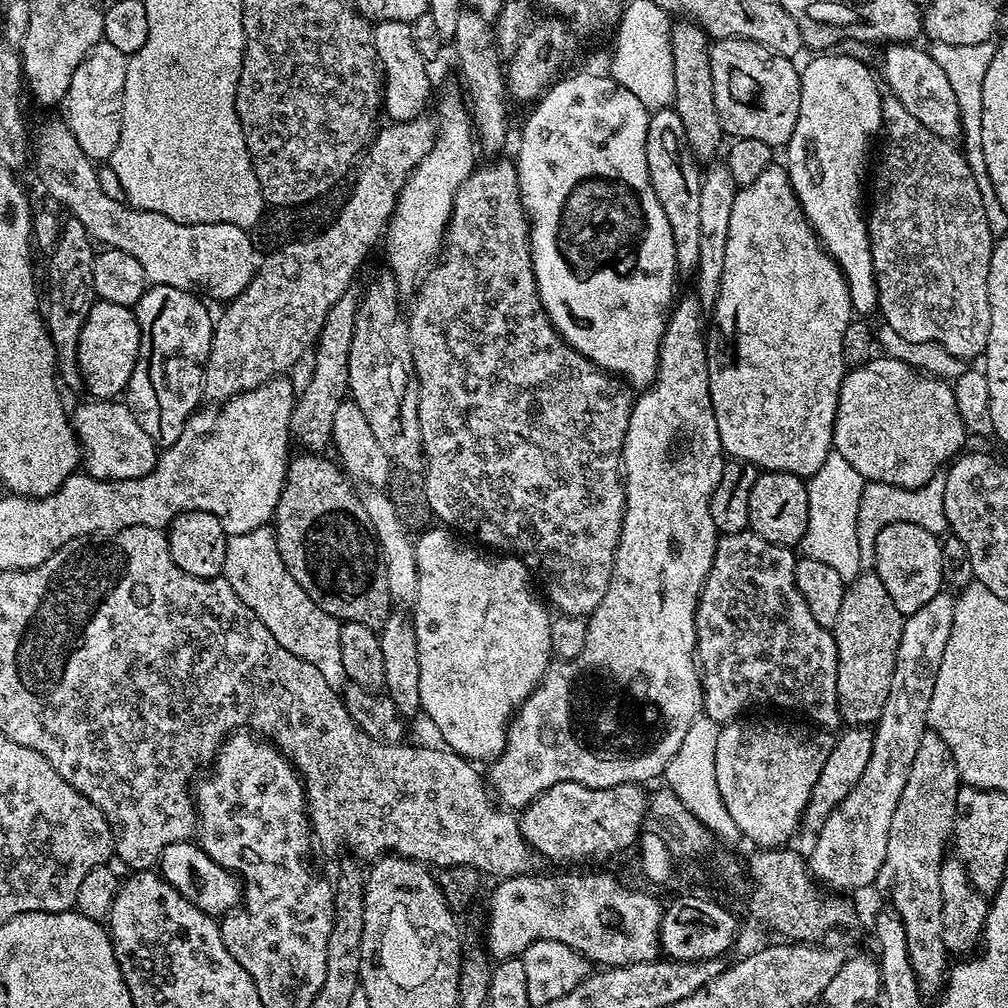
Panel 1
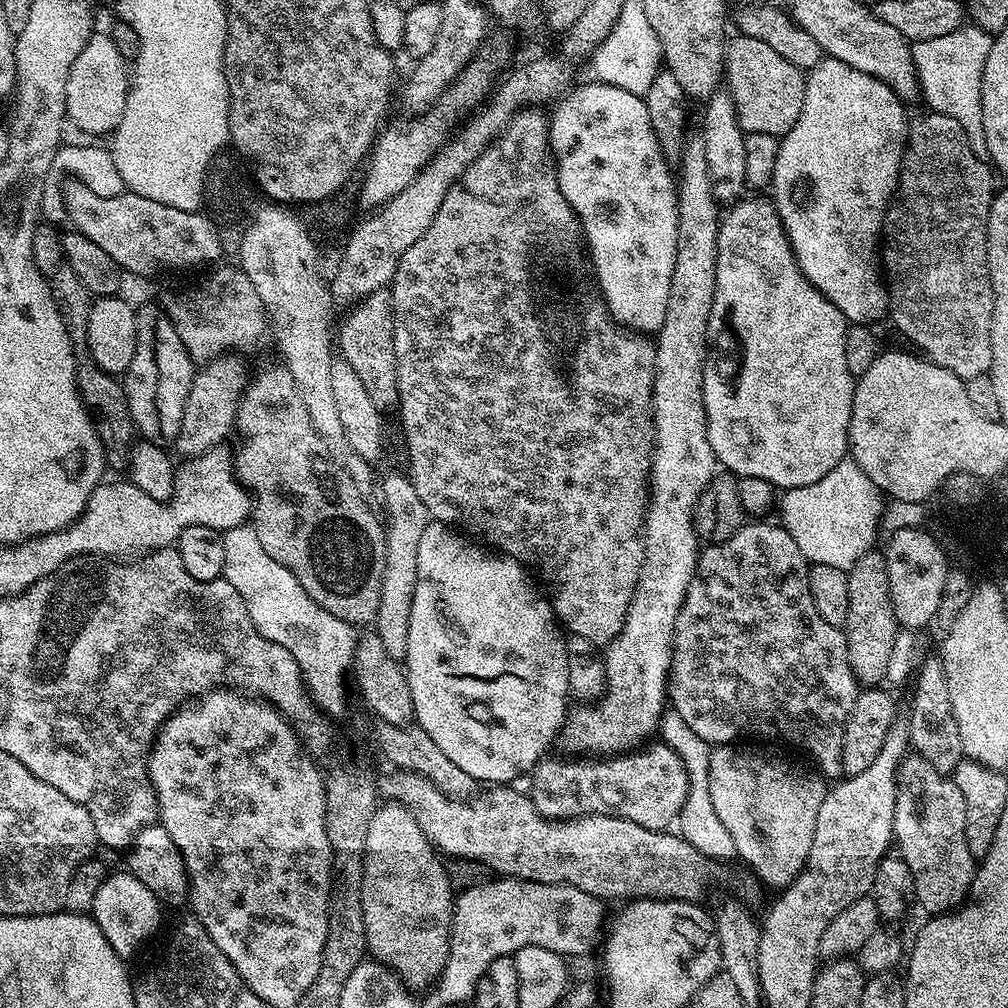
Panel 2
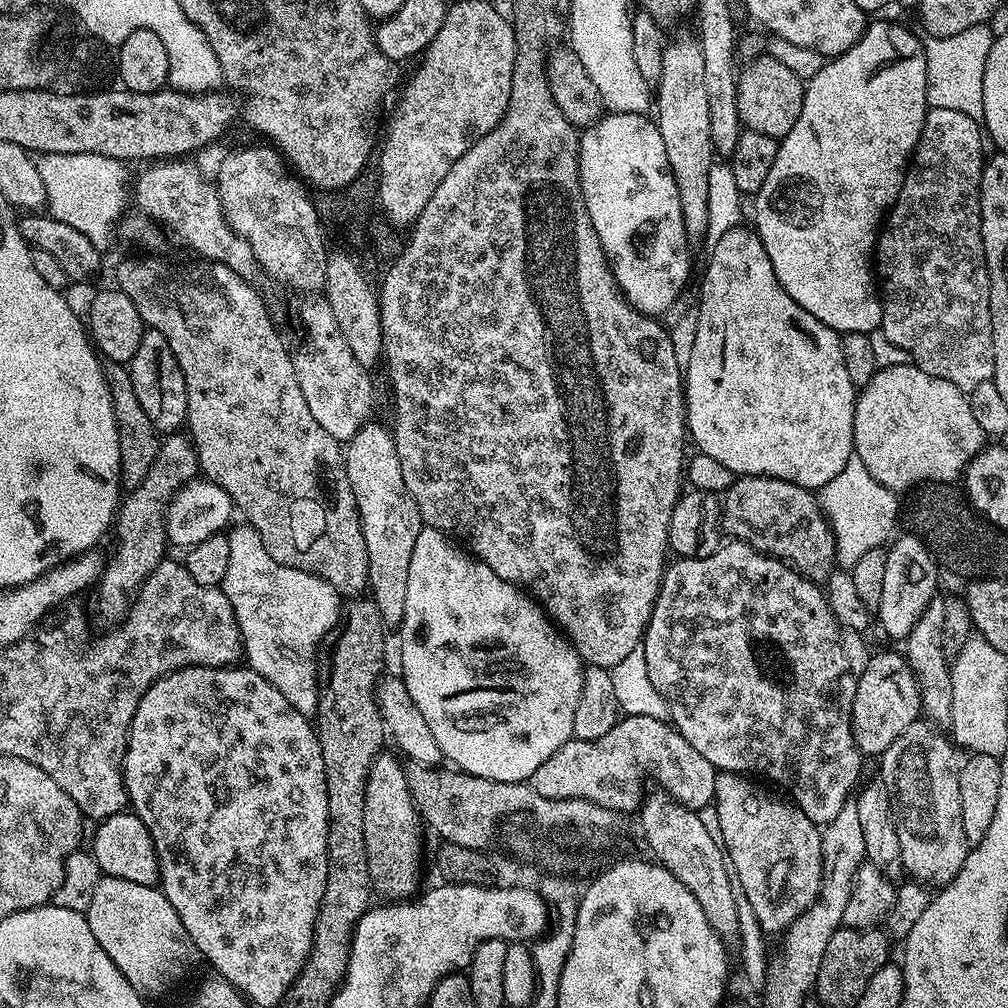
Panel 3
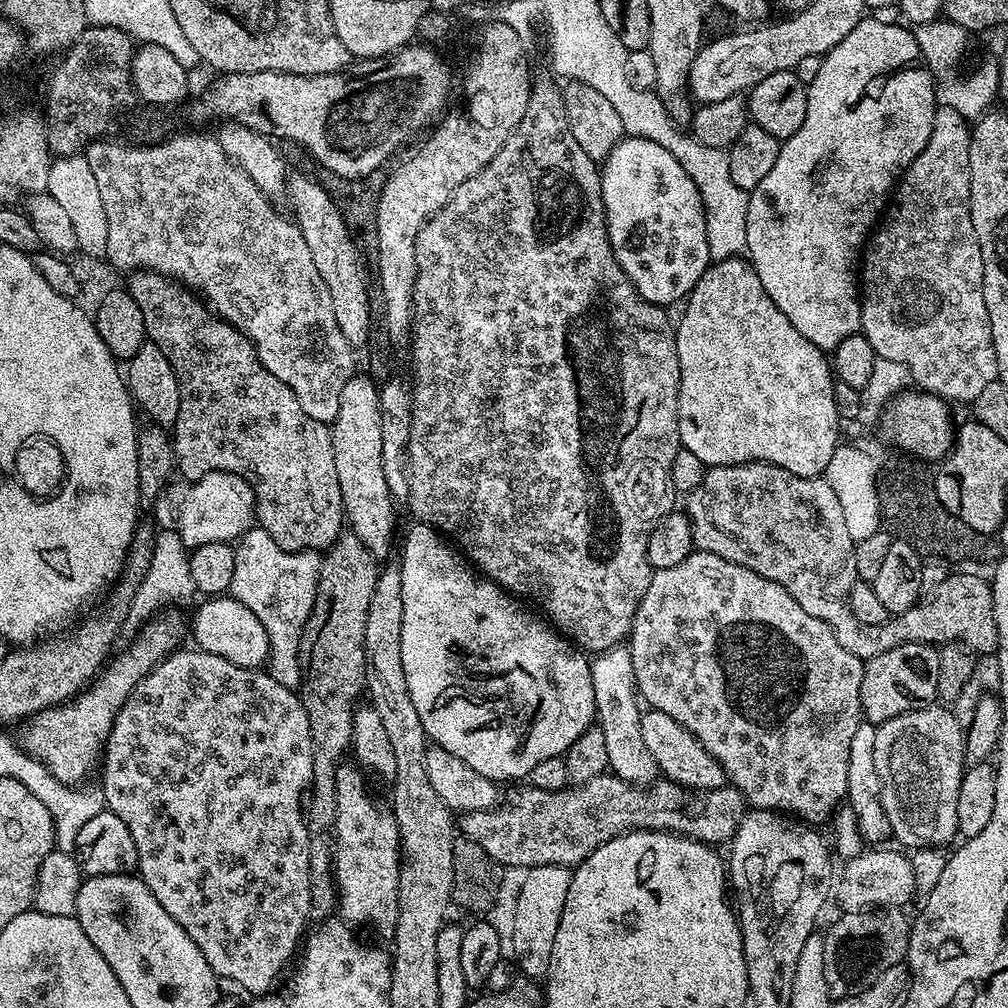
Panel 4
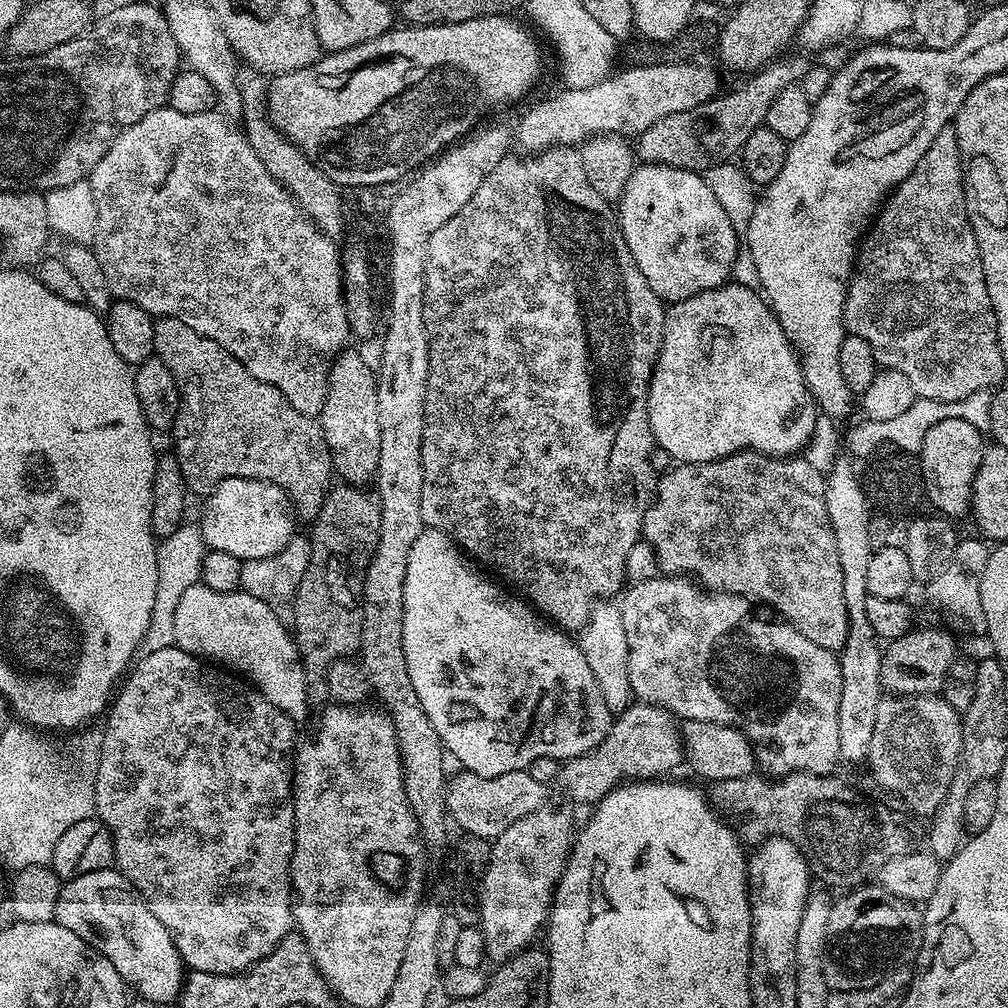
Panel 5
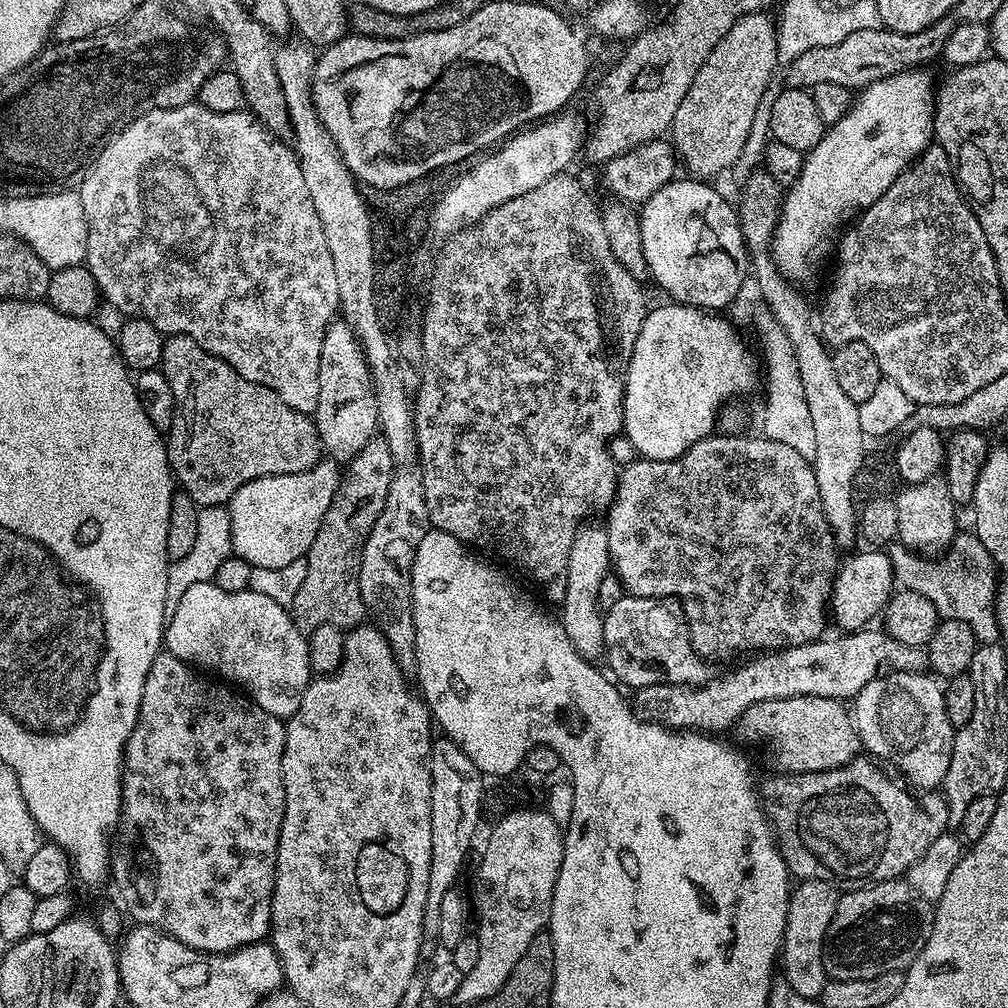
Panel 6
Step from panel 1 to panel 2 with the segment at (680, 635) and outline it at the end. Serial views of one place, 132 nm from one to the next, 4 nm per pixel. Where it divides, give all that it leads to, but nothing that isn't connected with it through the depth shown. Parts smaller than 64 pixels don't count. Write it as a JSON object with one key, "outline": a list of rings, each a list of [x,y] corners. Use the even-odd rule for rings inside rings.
{"outline":[[[689,139],[680,153],[676,205],[678,246],[674,278],[670,278],[666,318],[654,336],[654,447],[648,512],[644,515],[644,561],[624,628],[602,652],[608,687],[595,703],[577,703],[560,729],[558,744],[568,754],[591,754],[596,758],[623,754],[633,751],[643,736],[651,732],[653,735],[659,729],[660,717],[666,711],[674,626],[702,551],[696,530],[696,503],[718,472],[706,426],[704,359],[708,353],[708,323],[716,285],[722,210],[710,186],[703,139]]]}

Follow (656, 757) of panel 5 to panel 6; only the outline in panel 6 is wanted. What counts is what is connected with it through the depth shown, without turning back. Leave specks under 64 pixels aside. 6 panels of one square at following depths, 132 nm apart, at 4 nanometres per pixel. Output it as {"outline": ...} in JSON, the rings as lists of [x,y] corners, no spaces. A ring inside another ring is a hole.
{"outline":[[[857,630],[847,634],[840,634],[837,640],[821,638],[811,640],[809,644],[799,644],[793,648],[783,647],[779,650],[768,650],[763,654],[753,655],[741,668],[728,672],[725,676],[709,679],[708,683],[699,686],[687,684],[659,684],[635,689],[630,703],[632,711],[641,720],[649,724],[662,724],[665,728],[673,730],[699,730],[704,734],[720,734],[723,728],[728,728],[737,723],[740,715],[754,702],[767,700],[781,700],[791,696],[817,696],[830,698],[841,702],[851,701],[866,686],[866,682],[877,679],[889,670],[897,672],[923,672],[930,670],[929,654],[927,649],[902,646],[894,638],[890,638],[883,631],[868,632]]]}

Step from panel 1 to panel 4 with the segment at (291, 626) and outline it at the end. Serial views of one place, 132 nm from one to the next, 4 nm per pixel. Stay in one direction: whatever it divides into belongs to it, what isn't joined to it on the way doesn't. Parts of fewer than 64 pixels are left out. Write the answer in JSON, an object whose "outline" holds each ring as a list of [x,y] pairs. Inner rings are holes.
{"outline":[[[253,526],[240,537],[235,545],[234,582],[230,589],[232,599],[242,602],[268,635],[268,662],[266,671],[277,680],[280,666],[288,666],[284,660],[284,646],[288,646],[288,616],[292,616],[292,626],[305,627],[310,619],[310,610],[318,590],[321,553],[316,550],[287,552],[266,530]],[[298,622],[298,624],[296,624]]]}

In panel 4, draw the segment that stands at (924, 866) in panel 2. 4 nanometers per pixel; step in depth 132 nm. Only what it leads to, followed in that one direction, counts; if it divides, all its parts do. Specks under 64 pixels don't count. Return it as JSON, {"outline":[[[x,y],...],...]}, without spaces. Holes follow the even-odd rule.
{"outline":[[[944,706],[912,708],[877,727],[874,734],[874,766],[880,779],[880,801],[886,810],[886,818],[890,818],[892,836],[900,839],[905,849],[938,848],[948,846],[952,839],[957,839],[958,786],[962,786],[966,767],[964,734],[965,729],[958,722],[955,711]]]}

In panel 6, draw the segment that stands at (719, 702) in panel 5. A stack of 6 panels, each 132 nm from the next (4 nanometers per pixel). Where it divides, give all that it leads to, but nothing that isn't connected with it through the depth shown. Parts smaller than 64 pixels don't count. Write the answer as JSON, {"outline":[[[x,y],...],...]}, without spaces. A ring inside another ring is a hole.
{"outline":[[[622,594],[606,609],[603,617],[607,671],[625,689],[635,690],[659,684],[699,686],[708,683],[710,673],[704,665],[707,664],[705,657],[699,656],[692,648],[688,639],[688,620],[679,600]]]}

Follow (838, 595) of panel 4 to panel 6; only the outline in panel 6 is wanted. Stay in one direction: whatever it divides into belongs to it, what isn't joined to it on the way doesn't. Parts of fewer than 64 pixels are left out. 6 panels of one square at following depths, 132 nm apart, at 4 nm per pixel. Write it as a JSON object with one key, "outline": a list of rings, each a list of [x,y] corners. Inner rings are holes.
{"outline":[[[713,434],[707,436],[704,440],[694,442],[694,446],[690,446],[688,452],[684,452],[673,460],[646,460],[637,458],[634,463],[624,466],[619,473],[616,481],[616,499],[612,501],[612,507],[607,509],[606,512],[606,517],[608,516],[608,521],[606,521],[606,527],[608,529],[608,549],[612,555],[611,567],[614,569],[615,575],[620,581],[623,591],[630,596],[659,596],[661,598],[675,598],[679,600],[680,607],[684,610],[684,616],[688,620],[688,639],[692,642],[692,648],[699,656],[705,658],[711,658],[711,656],[728,656],[735,648],[740,652],[748,652],[744,654],[752,654],[757,650],[779,650],[783,647],[793,648],[799,644],[809,644],[811,640],[821,639],[821,637],[825,635],[824,612],[826,616],[826,605],[829,603],[832,595],[834,571],[838,566],[838,559],[836,560],[838,545],[832,535],[832,528],[824,517],[822,498],[818,494],[818,478],[814,474],[811,463],[806,458],[802,458],[802,454],[798,454],[798,450],[793,450],[793,448],[784,445],[782,442],[767,440],[763,434],[747,436],[748,435],[744,434]]]}

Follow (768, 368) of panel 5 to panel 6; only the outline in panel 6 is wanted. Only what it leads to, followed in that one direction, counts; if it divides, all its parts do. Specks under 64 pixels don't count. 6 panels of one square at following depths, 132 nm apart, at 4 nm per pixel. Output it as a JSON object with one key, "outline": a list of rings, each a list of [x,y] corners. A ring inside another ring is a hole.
{"outline":[[[667,303],[649,307],[642,330],[638,330],[638,342],[634,342],[628,373],[624,376],[622,432],[646,460],[673,460],[688,452],[694,442],[713,435],[718,428],[718,413],[725,407],[724,400],[740,396],[756,384],[757,353],[755,356],[748,349],[747,342],[736,333],[730,321],[723,320],[720,317],[723,315],[712,310]]]}

